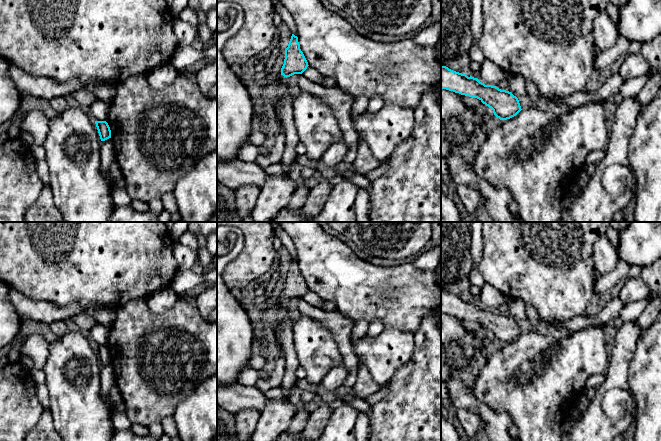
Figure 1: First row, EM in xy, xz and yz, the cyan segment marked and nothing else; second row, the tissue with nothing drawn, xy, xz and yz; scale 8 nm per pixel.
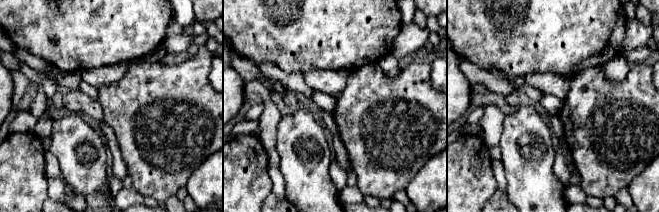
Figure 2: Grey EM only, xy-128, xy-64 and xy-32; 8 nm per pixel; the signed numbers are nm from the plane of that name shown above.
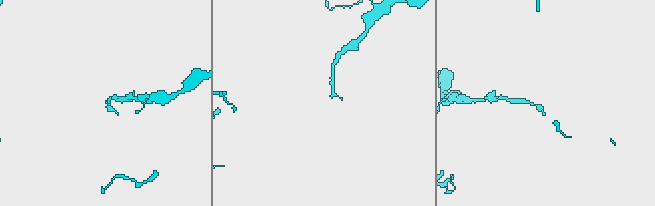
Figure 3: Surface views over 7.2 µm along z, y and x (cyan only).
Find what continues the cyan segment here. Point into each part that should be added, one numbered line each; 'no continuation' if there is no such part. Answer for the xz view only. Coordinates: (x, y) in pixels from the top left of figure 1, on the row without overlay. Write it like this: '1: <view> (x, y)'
1: xz (282, 306)

